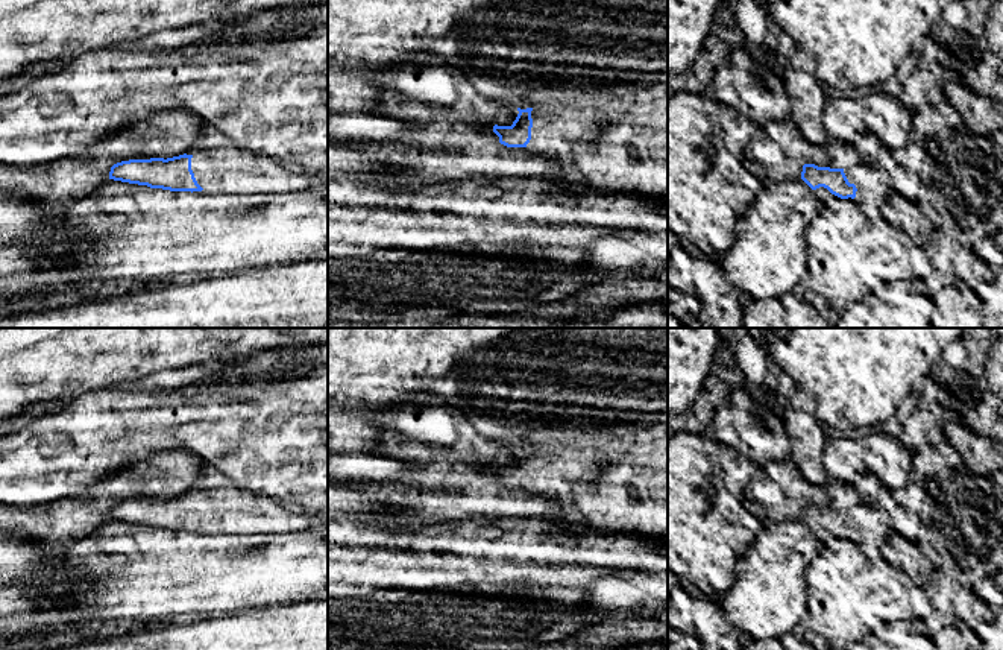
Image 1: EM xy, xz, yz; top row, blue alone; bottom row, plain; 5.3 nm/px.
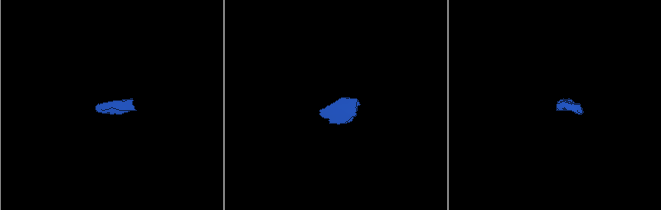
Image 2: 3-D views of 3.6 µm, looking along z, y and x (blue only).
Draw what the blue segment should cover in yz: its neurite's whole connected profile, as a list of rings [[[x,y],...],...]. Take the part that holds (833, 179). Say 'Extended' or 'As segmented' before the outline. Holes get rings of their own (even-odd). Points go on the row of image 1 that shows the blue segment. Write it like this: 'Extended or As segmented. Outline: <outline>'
Extended. Outline: [[[804,164],[801,179],[812,188],[827,188],[841,199],[854,200],[859,207],[874,200],[888,204],[888,193],[892,188],[886,172],[868,164],[856,164],[848,169],[818,167]]]

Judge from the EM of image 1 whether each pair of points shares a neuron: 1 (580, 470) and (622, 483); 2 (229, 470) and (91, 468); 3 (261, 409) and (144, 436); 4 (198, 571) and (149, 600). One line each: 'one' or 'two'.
1: two
2: one
3: one
4: one

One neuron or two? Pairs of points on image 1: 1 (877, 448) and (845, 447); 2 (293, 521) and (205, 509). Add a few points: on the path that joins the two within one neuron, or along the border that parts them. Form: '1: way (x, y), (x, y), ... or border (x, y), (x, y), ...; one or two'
1: way (870, 453), (853, 453); one
2: way (272, 515), (266, 512), (226, 511); one

